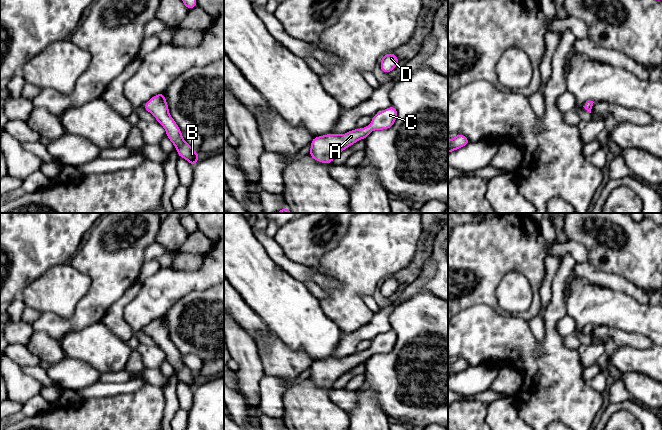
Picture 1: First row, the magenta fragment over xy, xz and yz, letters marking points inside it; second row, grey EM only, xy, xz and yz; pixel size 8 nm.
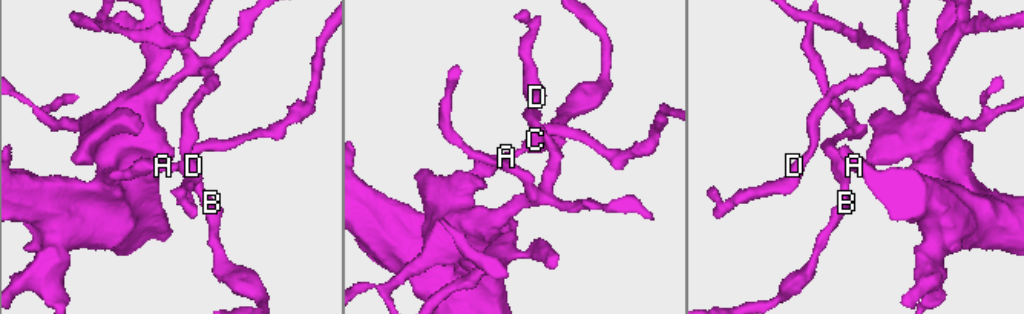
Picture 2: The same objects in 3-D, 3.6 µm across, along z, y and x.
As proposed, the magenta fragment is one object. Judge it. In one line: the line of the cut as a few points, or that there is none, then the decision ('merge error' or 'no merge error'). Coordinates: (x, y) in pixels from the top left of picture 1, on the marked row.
no cut | no merge error

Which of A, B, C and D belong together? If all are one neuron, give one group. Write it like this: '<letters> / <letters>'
A B C D

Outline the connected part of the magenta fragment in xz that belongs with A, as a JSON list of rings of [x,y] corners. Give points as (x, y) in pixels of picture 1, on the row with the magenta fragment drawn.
[[[391,105],[386,110],[379,111],[376,115],[372,116],[372,121],[369,126],[351,130],[343,135],[330,133],[324,136],[314,137],[310,143],[311,150],[309,155],[314,160],[328,165],[347,147],[353,145],[360,139],[366,139],[373,130],[391,128],[397,116],[398,111]]]

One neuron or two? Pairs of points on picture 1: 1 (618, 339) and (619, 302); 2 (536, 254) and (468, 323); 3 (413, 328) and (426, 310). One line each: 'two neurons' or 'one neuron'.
1: two neurons
2: two neurons
3: one neuron

